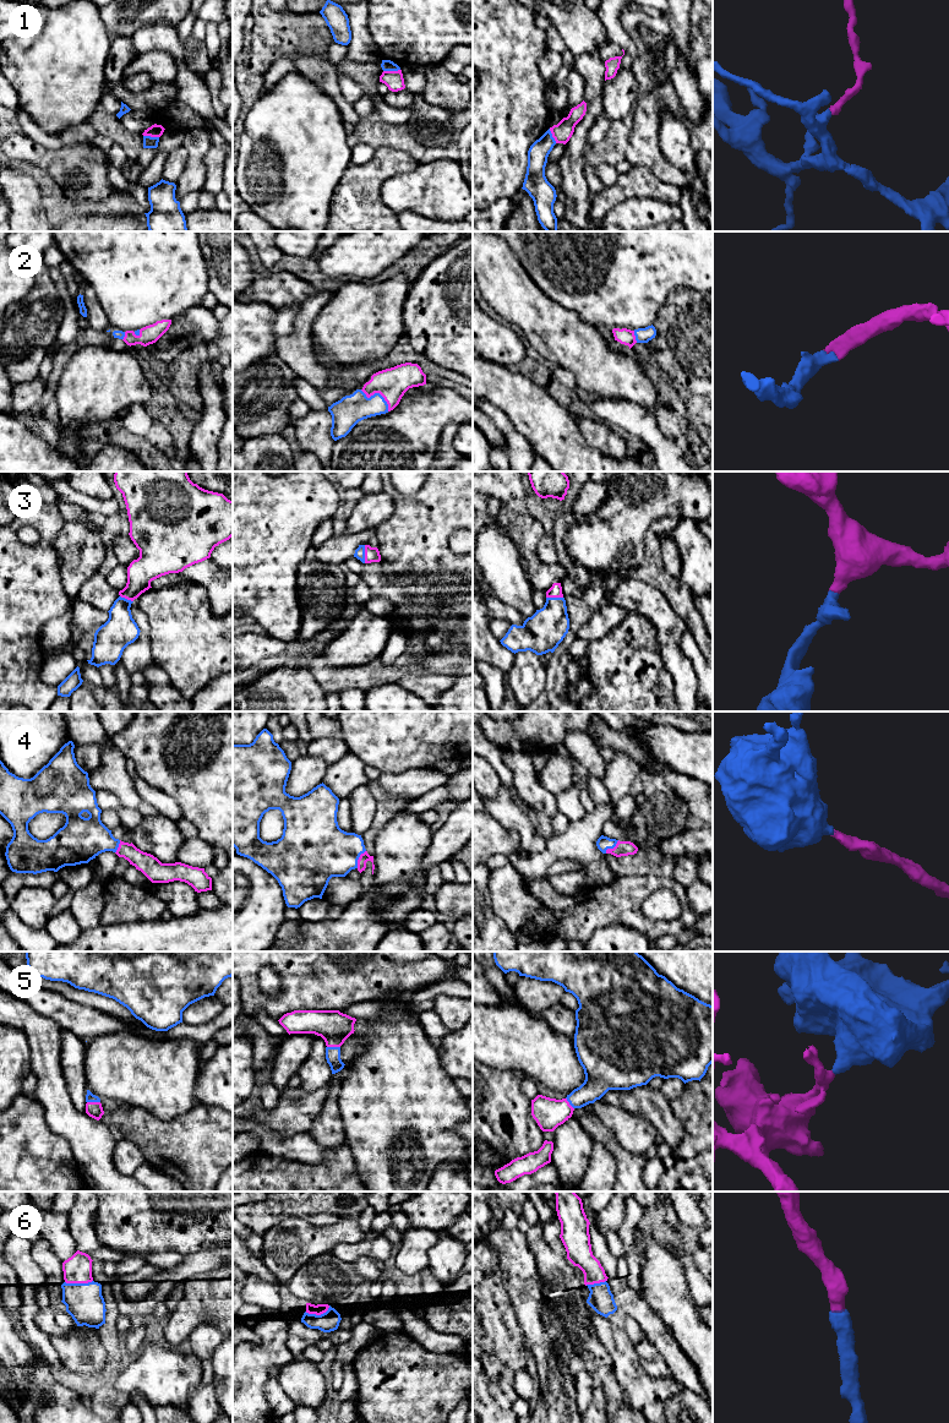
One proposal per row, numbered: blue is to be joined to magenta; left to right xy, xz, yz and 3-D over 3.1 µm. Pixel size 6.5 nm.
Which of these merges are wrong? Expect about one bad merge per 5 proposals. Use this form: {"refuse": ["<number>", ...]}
{"refuse": ["1"]}

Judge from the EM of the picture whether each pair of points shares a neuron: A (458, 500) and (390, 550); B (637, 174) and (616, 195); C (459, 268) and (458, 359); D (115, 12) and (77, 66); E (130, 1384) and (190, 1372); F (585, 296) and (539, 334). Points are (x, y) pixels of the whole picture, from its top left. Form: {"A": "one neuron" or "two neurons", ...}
{"A": "one neuron", "B": "one neuron", "C": "one neuron", "D": "two neurons", "E": "one neuron", "F": "two neurons"}

